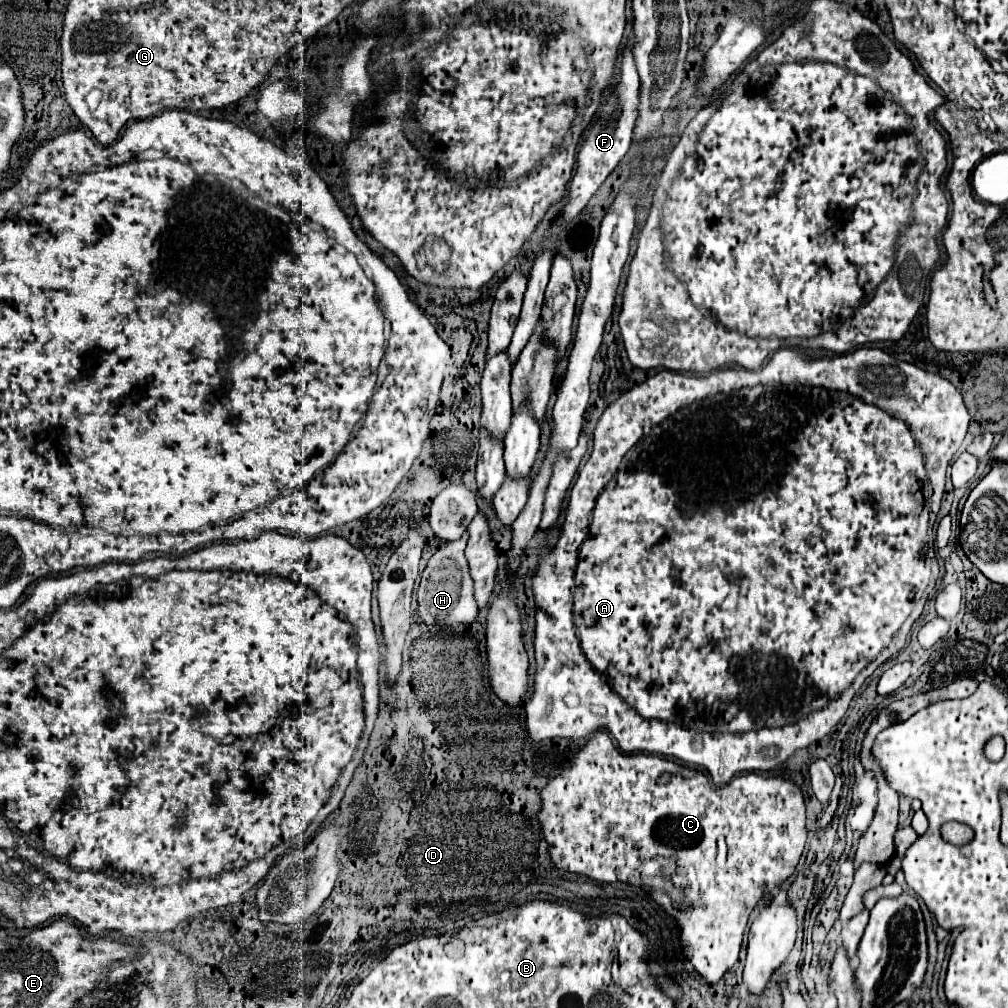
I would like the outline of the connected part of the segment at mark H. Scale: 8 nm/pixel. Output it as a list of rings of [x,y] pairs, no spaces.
[[[464,532],[462,538],[454,542],[444,542],[436,554],[428,560],[422,580],[418,586],[418,614],[426,624],[440,624],[440,626],[450,626],[450,624],[470,624],[476,614],[476,598],[474,598],[474,582],[470,578],[470,568],[468,560],[464,556],[464,548],[468,542],[468,532]]]

